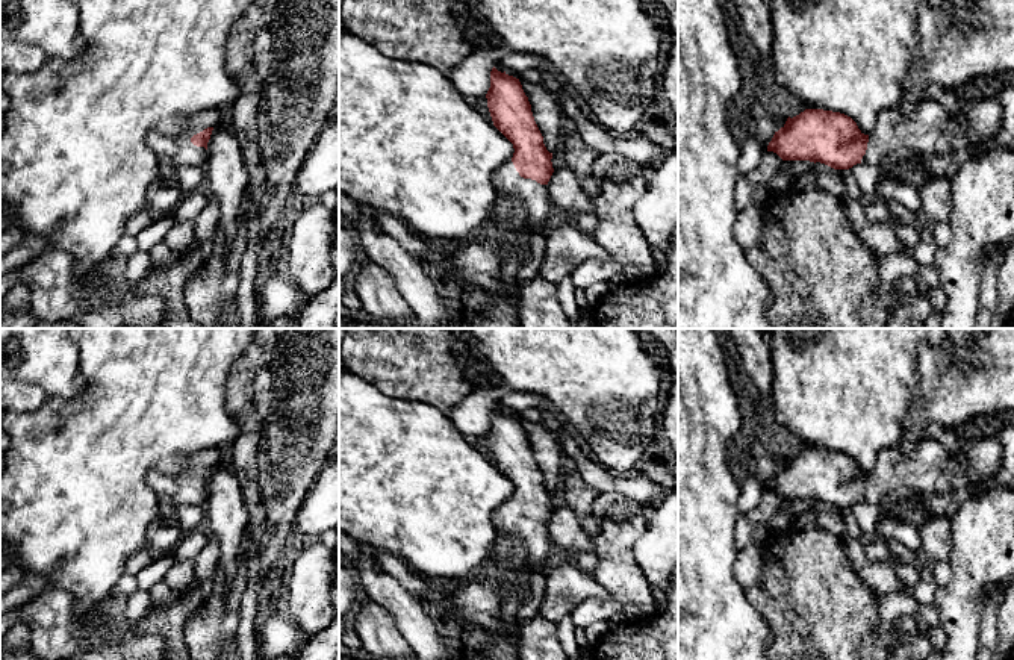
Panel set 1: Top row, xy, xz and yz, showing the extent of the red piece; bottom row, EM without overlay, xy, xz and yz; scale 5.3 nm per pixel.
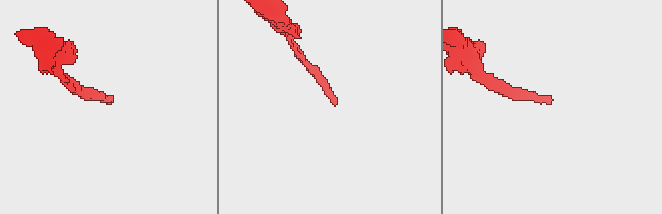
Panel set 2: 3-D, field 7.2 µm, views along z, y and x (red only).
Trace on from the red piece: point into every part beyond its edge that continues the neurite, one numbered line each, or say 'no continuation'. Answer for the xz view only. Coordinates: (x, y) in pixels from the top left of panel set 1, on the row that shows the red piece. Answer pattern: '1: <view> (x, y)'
1: xz (501, 312)

